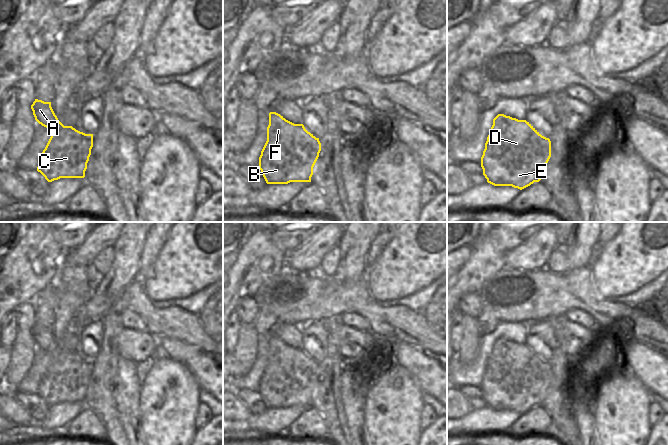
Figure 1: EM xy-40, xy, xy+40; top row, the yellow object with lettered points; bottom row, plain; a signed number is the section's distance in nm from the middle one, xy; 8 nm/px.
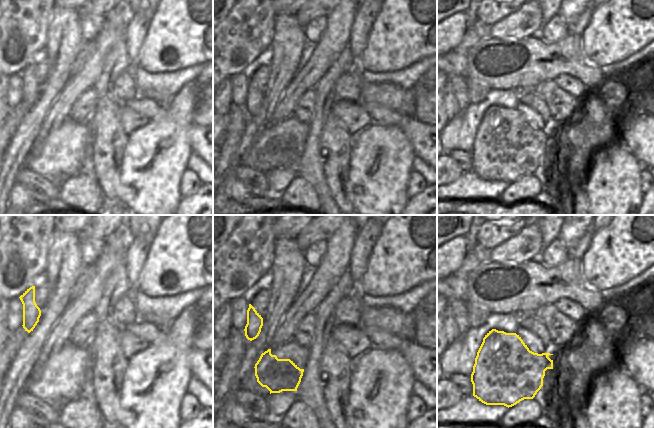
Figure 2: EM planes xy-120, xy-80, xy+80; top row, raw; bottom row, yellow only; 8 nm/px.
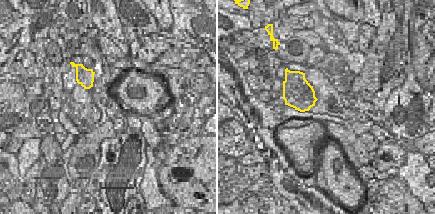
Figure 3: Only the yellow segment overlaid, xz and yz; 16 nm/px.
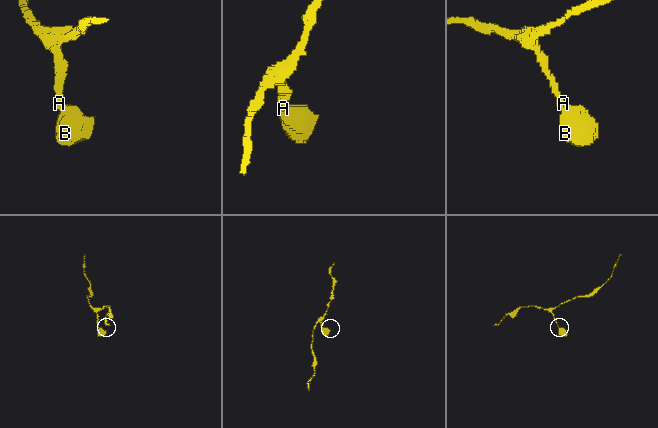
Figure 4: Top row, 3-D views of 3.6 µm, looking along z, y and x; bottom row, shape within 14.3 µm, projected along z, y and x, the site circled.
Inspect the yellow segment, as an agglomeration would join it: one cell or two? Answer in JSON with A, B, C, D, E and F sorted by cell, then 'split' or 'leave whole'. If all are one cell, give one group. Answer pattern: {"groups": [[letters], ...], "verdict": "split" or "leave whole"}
{"groups": [["A", "B", "C", "D", "E", "F"]], "verdict": "leave whole"}

